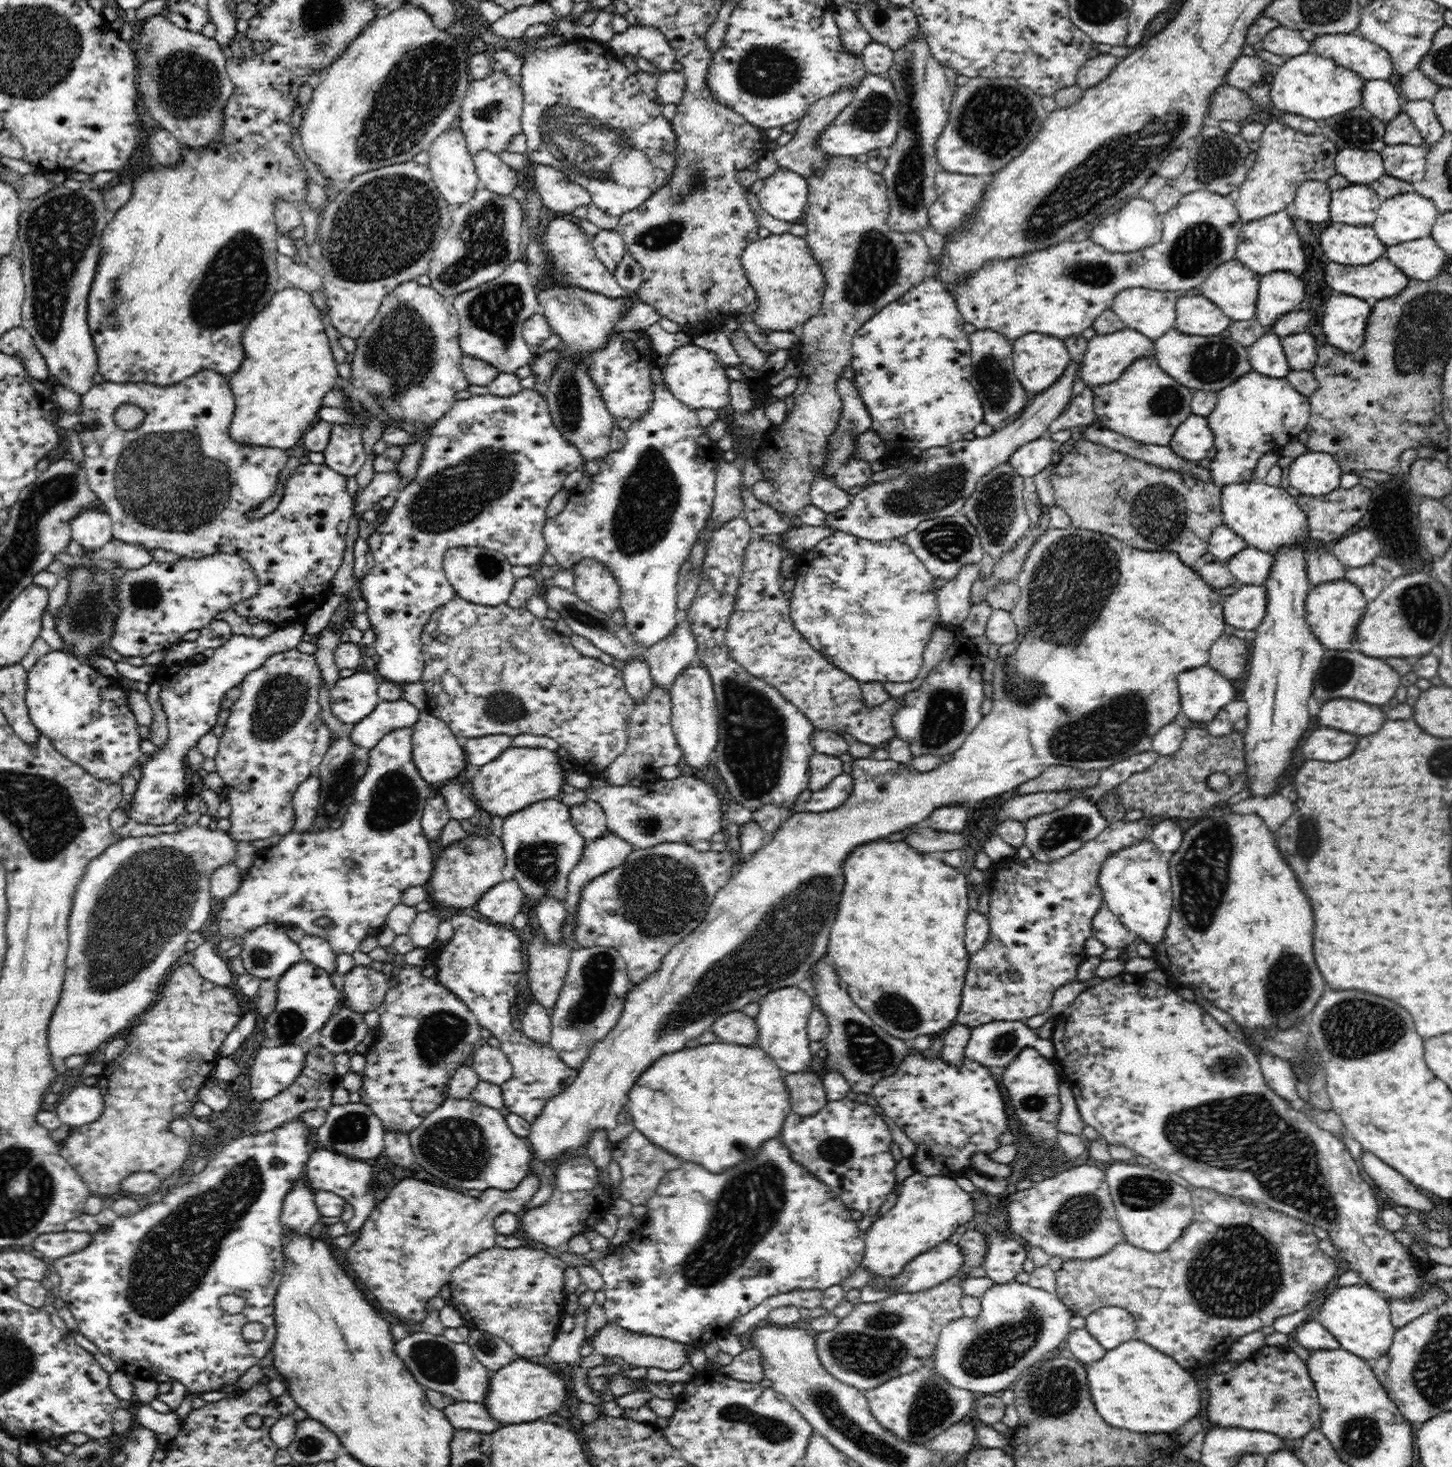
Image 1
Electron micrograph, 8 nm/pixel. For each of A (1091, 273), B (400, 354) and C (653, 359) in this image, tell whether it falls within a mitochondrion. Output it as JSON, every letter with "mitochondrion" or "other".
{"A":"mitochondrion","B":"mitochondrion","C":"other"}

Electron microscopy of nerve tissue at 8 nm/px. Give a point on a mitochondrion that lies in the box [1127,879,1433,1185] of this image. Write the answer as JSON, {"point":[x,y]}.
{"point":[1354,1027]}

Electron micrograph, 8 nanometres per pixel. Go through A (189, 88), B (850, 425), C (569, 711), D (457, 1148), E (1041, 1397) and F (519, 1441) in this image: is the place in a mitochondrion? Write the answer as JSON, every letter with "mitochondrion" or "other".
{"A":"mitochondrion","B":"mitochondrion","C":"other","D":"mitochondrion","E":"mitochondrion","F":"other"}

